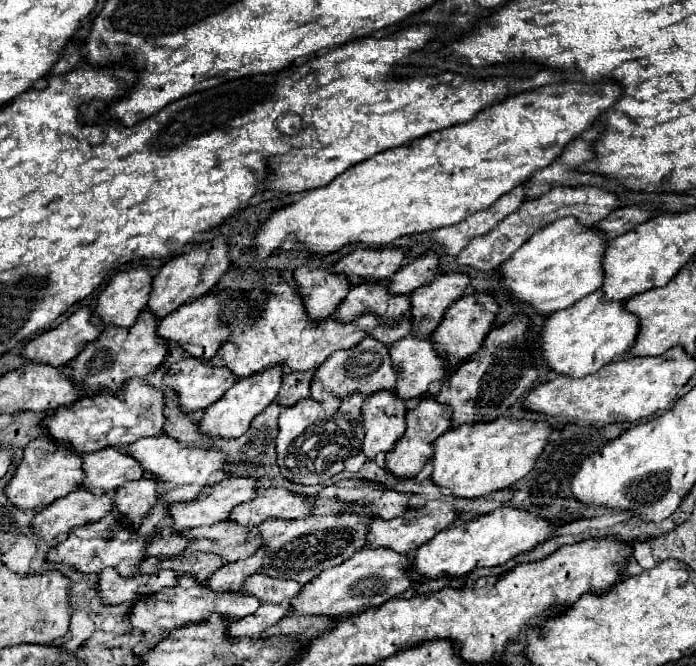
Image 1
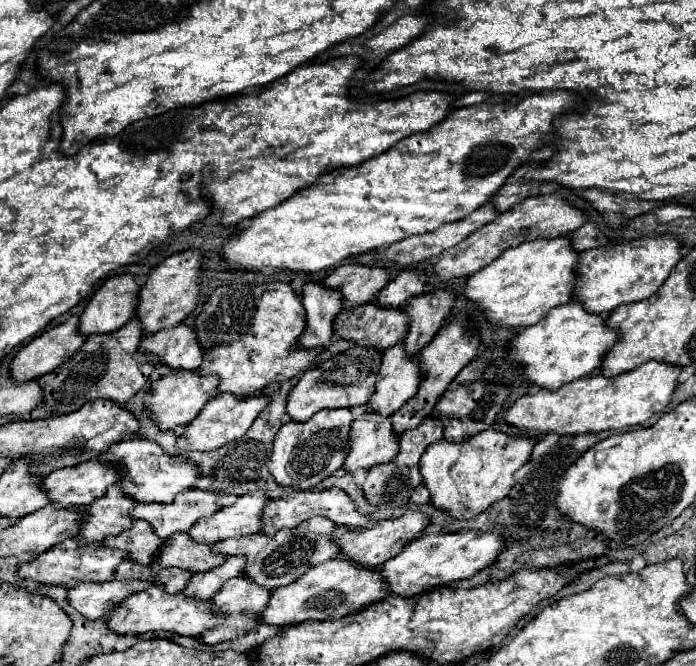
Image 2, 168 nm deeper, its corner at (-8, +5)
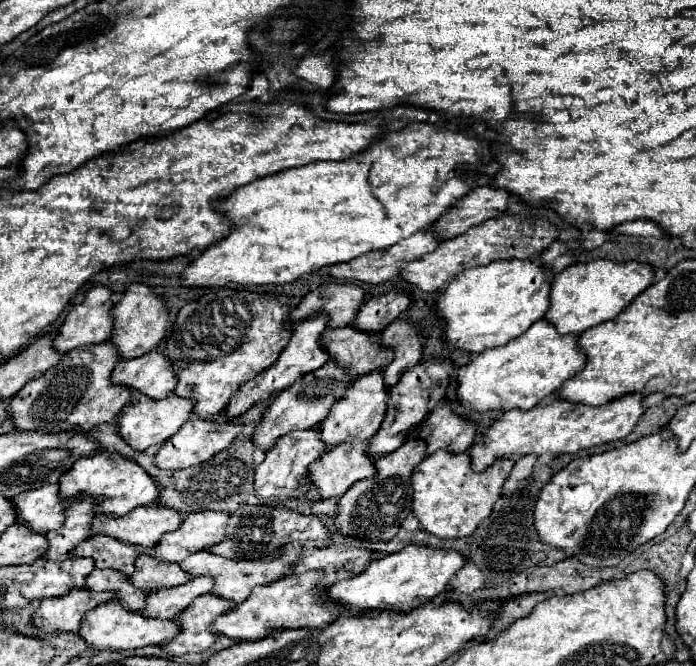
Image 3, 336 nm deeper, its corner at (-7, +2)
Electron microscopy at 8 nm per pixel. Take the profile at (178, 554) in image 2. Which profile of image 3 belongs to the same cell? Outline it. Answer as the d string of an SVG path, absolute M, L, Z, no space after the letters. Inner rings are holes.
M140 554L136 562L136 572L130 576L130 580L140 590L156 590L178 586L190 580L190 576L182 570L180 564L166 564L148 554Z

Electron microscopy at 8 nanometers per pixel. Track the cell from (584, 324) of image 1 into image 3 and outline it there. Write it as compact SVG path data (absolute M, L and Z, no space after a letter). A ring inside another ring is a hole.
M546 318L534 322L530 326L530 330L526 330L526 334L510 340L504 346L496 346L496 348L480 352L468 366L458 370L458 382L460 382L458 400L462 404L470 406L472 410L478 410L478 412L484 412L484 410L510 410L510 408L522 408L522 410L534 408L546 396L560 390L560 386L566 380L570 380L574 374L578 374L586 366L586 354L580 350L578 338L580 338L578 334L558 334L554 324L548 322Z

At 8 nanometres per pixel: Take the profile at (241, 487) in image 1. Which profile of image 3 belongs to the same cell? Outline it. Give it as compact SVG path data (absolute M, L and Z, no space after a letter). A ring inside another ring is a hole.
M154 502L150 506L140 506L120 518L114 514L102 514L96 518L98 520L94 520L92 528L94 534L114 536L122 542L138 544L148 550L154 548L164 534L180 528L184 512Z

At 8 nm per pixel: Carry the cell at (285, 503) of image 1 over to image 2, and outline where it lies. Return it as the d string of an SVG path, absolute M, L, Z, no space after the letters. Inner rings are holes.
M261 491L245 493L237 497L233 505L221 507L209 519L199 519L187 535L197 543L215 543L229 537L243 537L257 533L261 527L261 513L267 505L267 499Z

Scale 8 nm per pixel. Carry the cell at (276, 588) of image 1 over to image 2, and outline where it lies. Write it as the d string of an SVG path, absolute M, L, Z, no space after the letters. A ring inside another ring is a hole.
M235 577L235 579L229 579L227 583L223 583L221 591L217 591L213 597L211 597L211 603L213 603L213 611L217 613L223 613L225 619L223 623L219 623L215 629L209 629L209 631L203 631L197 639L205 645L215 645L215 643L221 643L221 641L229 641L229 639L235 639L235 637L241 637L245 635L247 631L255 629L257 627L257 621L255 621L255 615L261 613L269 601L269 589L265 587L257 587L255 583L247 581L245 577Z

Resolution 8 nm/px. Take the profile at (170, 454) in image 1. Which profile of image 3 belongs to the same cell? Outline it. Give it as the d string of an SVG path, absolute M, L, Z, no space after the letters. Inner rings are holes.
M98 450L92 456L80 458L66 476L60 478L60 492L66 496L76 496L76 494L90 494L92 498L100 498L98 514L126 514L138 506L148 506L150 502L156 502L158 494L162 488L158 482L136 462L116 454L116 452L106 452Z

